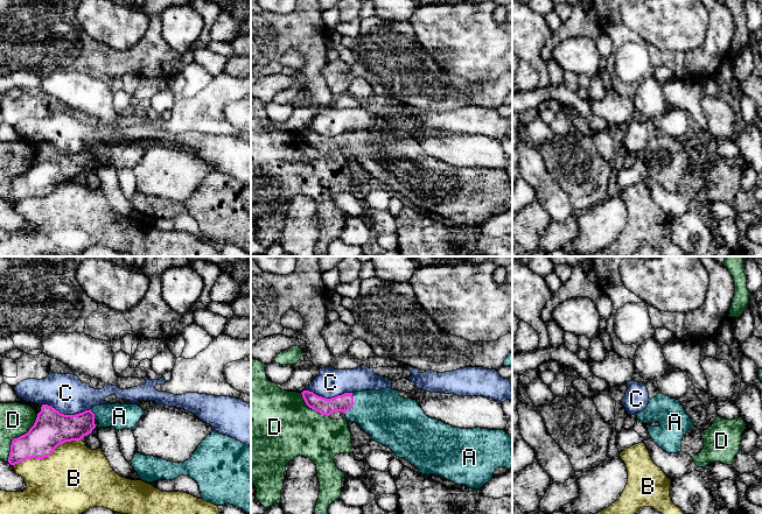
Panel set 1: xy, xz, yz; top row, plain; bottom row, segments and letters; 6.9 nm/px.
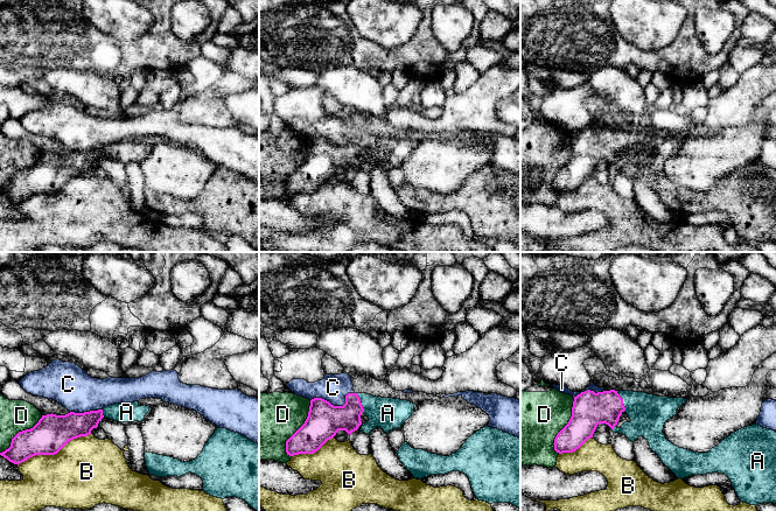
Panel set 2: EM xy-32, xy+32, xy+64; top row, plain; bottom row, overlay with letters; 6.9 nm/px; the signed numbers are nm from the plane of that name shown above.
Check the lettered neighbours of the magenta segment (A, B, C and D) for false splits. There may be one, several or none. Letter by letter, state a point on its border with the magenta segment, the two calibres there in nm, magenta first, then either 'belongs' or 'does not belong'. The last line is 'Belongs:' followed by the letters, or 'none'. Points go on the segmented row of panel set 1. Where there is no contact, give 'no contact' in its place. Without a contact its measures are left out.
A: xz (352, 403) | 120/340 nm | belongs
B: xy (47, 456) | 240/460 nm | does not belong
C: xy (67, 415) | 240/260 nm | does not belong
D: xy (18, 437) | 240/220 nm | does not belong
Belongs: A

